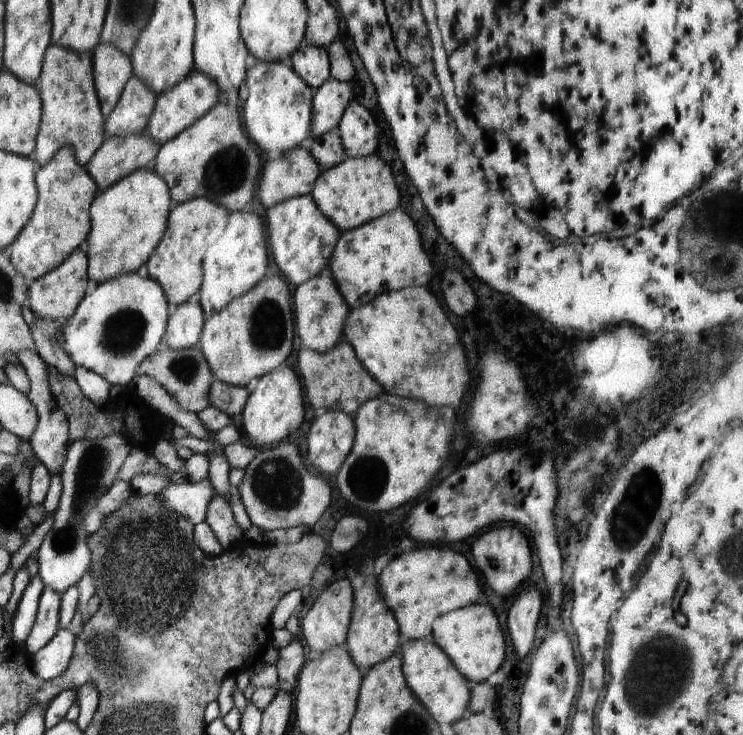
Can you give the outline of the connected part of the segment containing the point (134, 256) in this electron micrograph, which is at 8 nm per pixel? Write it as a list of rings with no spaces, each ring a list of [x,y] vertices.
[[[151,167],[138,169],[100,191],[91,202],[91,232],[87,254],[88,276],[106,283],[120,275],[141,272],[168,226],[170,193],[167,184]]]

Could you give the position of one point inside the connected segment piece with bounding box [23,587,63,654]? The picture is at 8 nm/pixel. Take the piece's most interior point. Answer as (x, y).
(46, 624)

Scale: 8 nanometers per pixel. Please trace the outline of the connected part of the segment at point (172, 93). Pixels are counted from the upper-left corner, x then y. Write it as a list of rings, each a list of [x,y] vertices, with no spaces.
[[[193,72],[175,87],[169,88],[156,96],[155,105],[144,132],[152,141],[167,143],[183,130],[191,127],[201,116],[204,116],[218,102],[219,89],[216,83],[206,75]]]

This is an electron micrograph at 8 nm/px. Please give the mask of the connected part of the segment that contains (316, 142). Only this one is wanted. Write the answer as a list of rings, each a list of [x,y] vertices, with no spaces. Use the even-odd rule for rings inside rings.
[[[338,127],[307,143],[309,151],[322,171],[335,167],[347,158]]]

